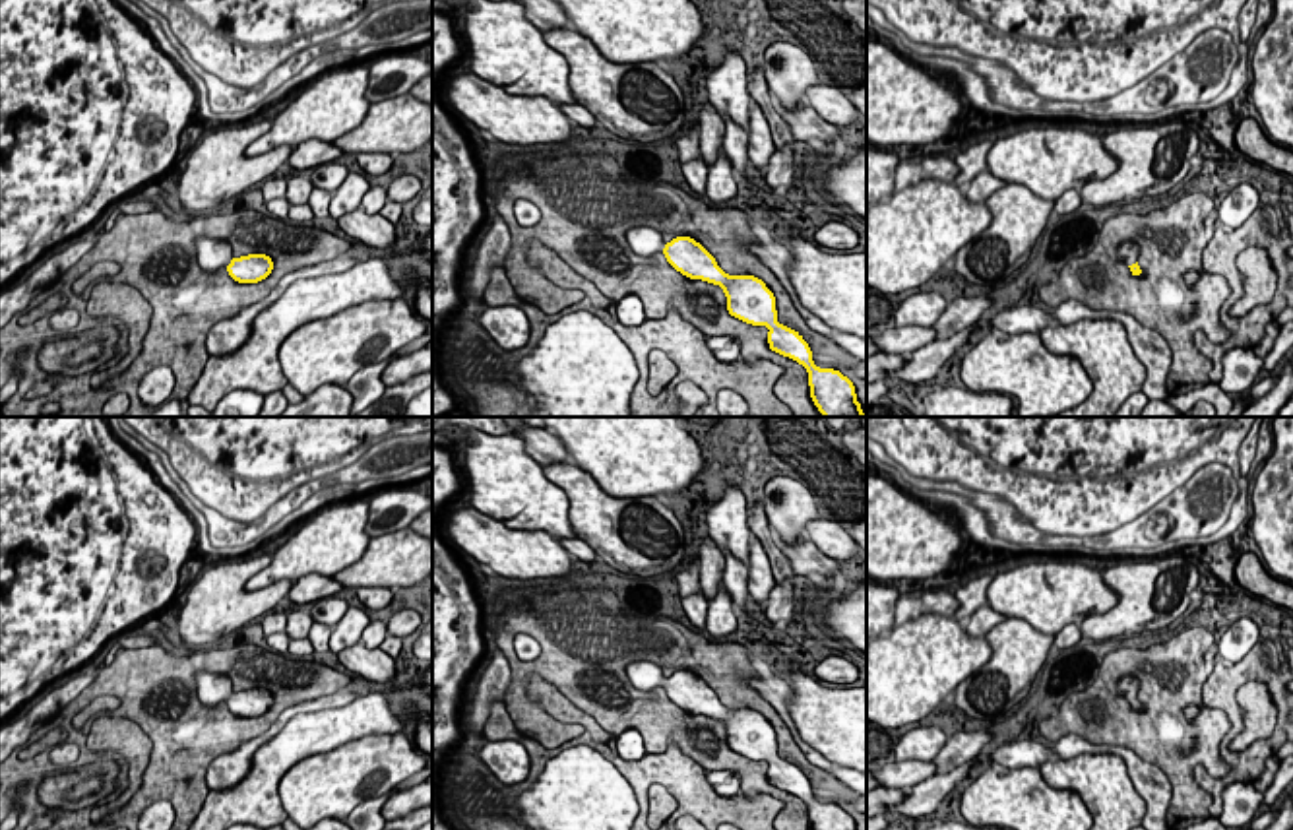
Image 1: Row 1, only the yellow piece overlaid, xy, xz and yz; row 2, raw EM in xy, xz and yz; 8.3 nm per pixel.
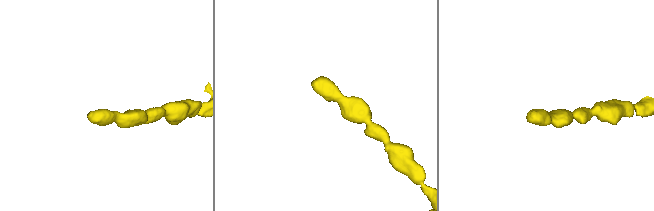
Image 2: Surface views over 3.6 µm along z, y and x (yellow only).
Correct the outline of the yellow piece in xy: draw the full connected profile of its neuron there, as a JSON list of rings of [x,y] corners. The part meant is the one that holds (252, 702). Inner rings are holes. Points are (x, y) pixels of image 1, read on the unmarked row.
[[[209,671],[196,673],[196,692],[204,706],[217,706],[219,702],[225,702],[238,718],[258,718],[273,704],[269,690],[248,688],[235,692],[227,675]]]

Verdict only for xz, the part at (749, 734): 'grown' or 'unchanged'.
grown

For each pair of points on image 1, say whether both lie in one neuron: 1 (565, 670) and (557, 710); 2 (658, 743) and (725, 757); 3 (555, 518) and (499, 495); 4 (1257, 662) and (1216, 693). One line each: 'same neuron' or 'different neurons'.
1: different neurons
2: same neuron
3: same neuron
4: same neuron

